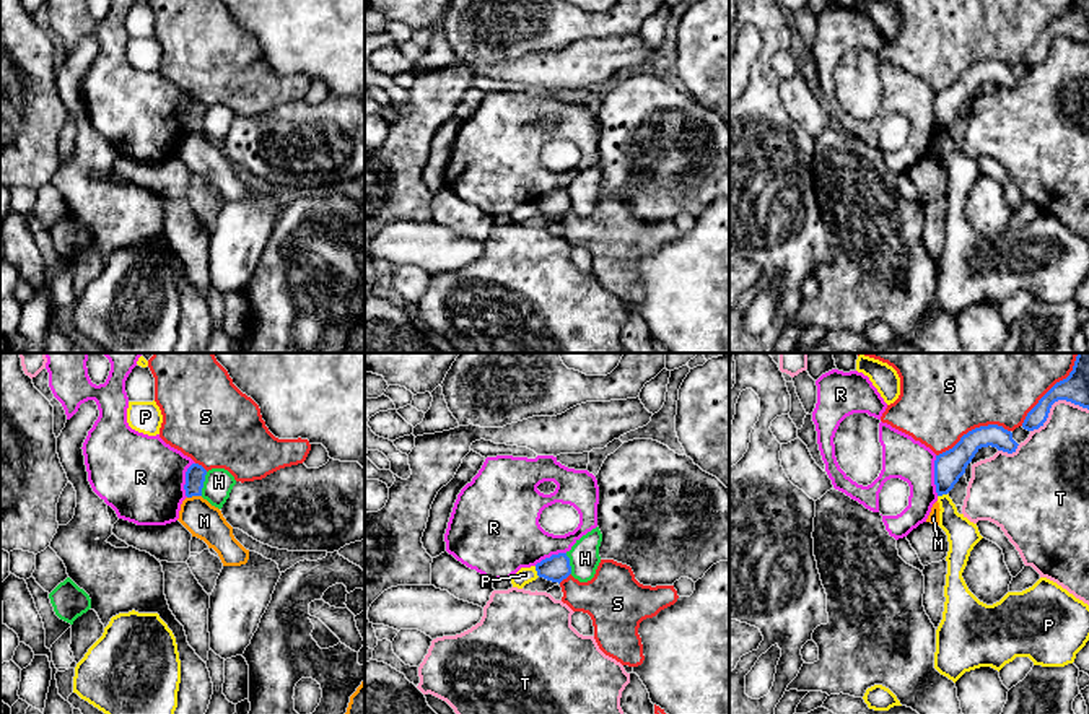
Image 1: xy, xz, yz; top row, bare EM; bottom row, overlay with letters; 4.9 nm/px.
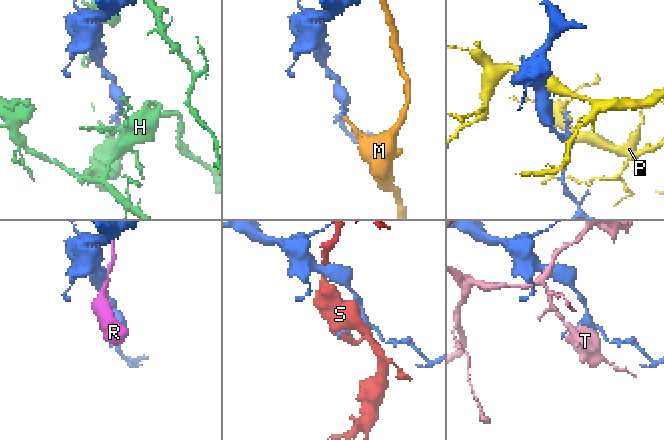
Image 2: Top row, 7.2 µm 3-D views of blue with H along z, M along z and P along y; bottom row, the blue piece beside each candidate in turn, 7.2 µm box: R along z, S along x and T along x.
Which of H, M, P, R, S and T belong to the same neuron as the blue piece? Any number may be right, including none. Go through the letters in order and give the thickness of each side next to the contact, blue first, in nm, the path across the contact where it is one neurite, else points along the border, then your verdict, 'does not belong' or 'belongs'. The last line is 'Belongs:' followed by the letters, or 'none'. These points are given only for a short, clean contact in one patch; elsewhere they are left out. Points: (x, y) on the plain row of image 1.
H: 100 nm thick on the blue side, 140 nm on the other; does not belong
M: 100 nm thick on the blue side, 180 nm on the other; border along xy (201, 130), (188, 134); does not belong
P: 130 nm thick on the blue side, 80 nm on the other; does not belong
R: 150 nm thick on the blue side, 200 nm on the other; does not belong
S: 150 nm thick on the blue side, 400 nm on the other; does not belong
T: 140 nm thick on the blue side, 300 nm on the other; does not belong
Belongs: none

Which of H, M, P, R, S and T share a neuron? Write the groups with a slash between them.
H / M / P / R / S / T

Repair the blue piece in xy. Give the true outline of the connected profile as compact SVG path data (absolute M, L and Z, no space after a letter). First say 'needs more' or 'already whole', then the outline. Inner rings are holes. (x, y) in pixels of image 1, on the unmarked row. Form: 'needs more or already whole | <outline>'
already whole | M192 99L187 104L187 107L186 107L186 120L184 120L187 133L202 132L205 111L207 111L207 106L199 99Z

